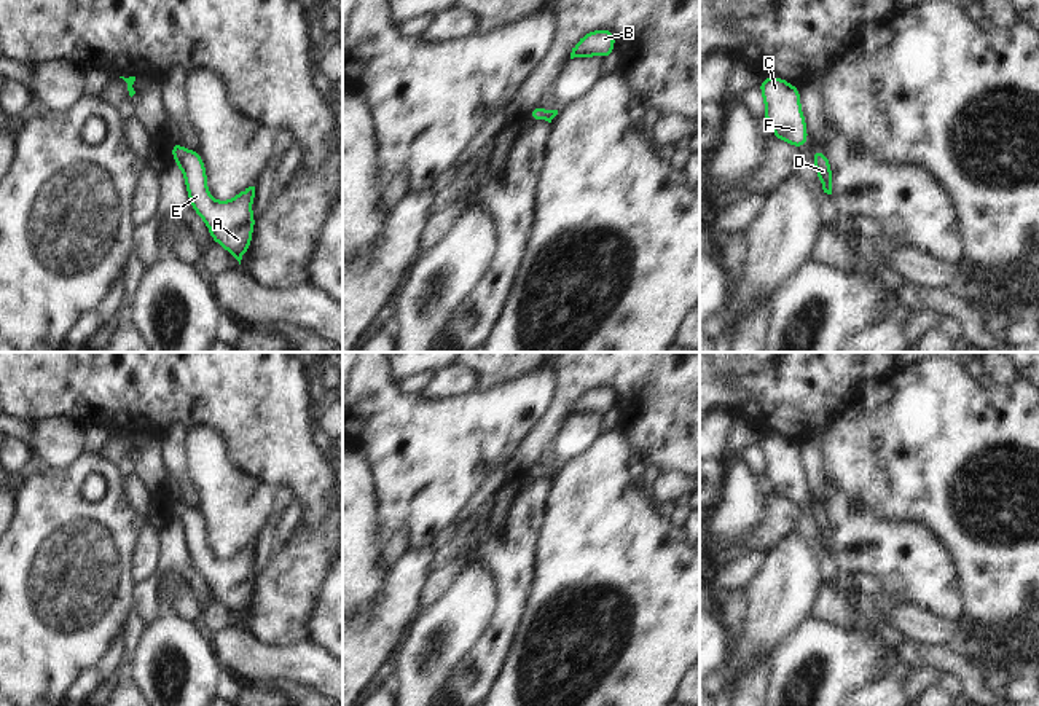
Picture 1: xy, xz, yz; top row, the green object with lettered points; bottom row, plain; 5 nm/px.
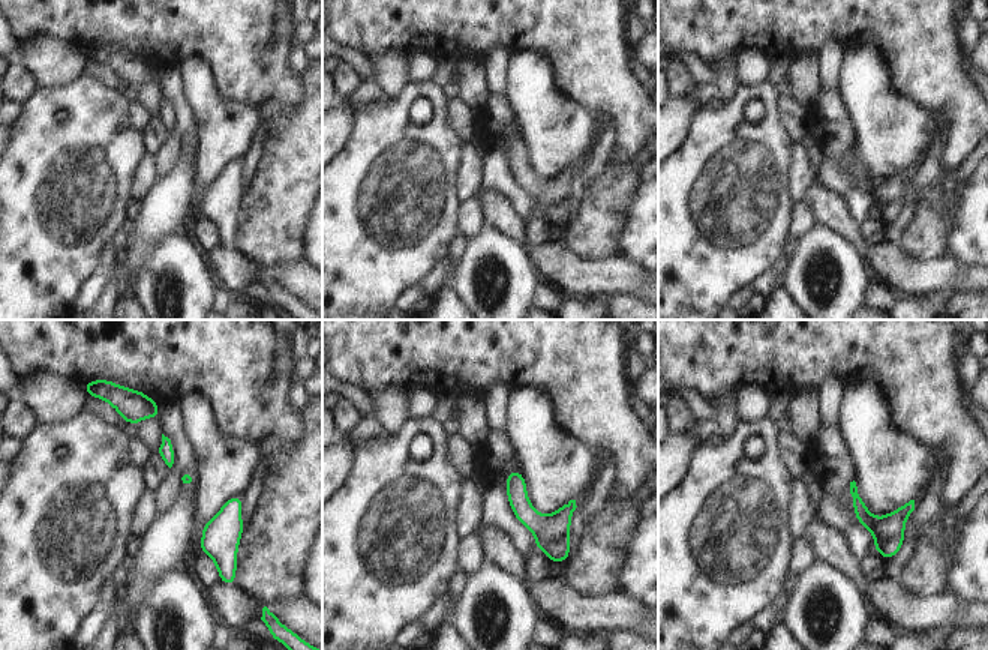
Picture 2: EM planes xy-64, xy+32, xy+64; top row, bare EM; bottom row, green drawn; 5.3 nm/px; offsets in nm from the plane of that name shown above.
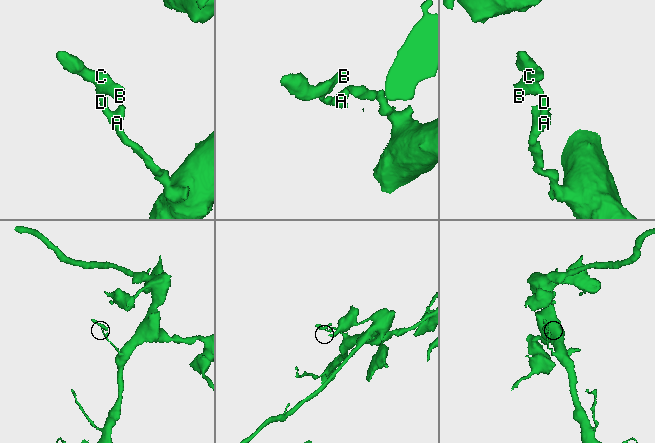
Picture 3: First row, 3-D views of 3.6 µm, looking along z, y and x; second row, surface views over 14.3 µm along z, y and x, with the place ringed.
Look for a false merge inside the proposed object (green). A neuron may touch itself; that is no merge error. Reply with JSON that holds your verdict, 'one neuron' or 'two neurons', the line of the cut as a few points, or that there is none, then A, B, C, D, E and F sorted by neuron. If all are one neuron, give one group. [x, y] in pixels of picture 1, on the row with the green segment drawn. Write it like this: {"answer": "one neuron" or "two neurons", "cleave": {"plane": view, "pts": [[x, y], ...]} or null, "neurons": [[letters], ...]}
{"answer": "one neuron", "cleave": null, "neurons": [["A", "B", "C", "D", "E", "F"]]}

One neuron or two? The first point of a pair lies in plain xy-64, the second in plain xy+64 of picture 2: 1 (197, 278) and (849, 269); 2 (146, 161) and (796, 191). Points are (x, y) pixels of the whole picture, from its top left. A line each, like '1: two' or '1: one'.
1: one
2: one

